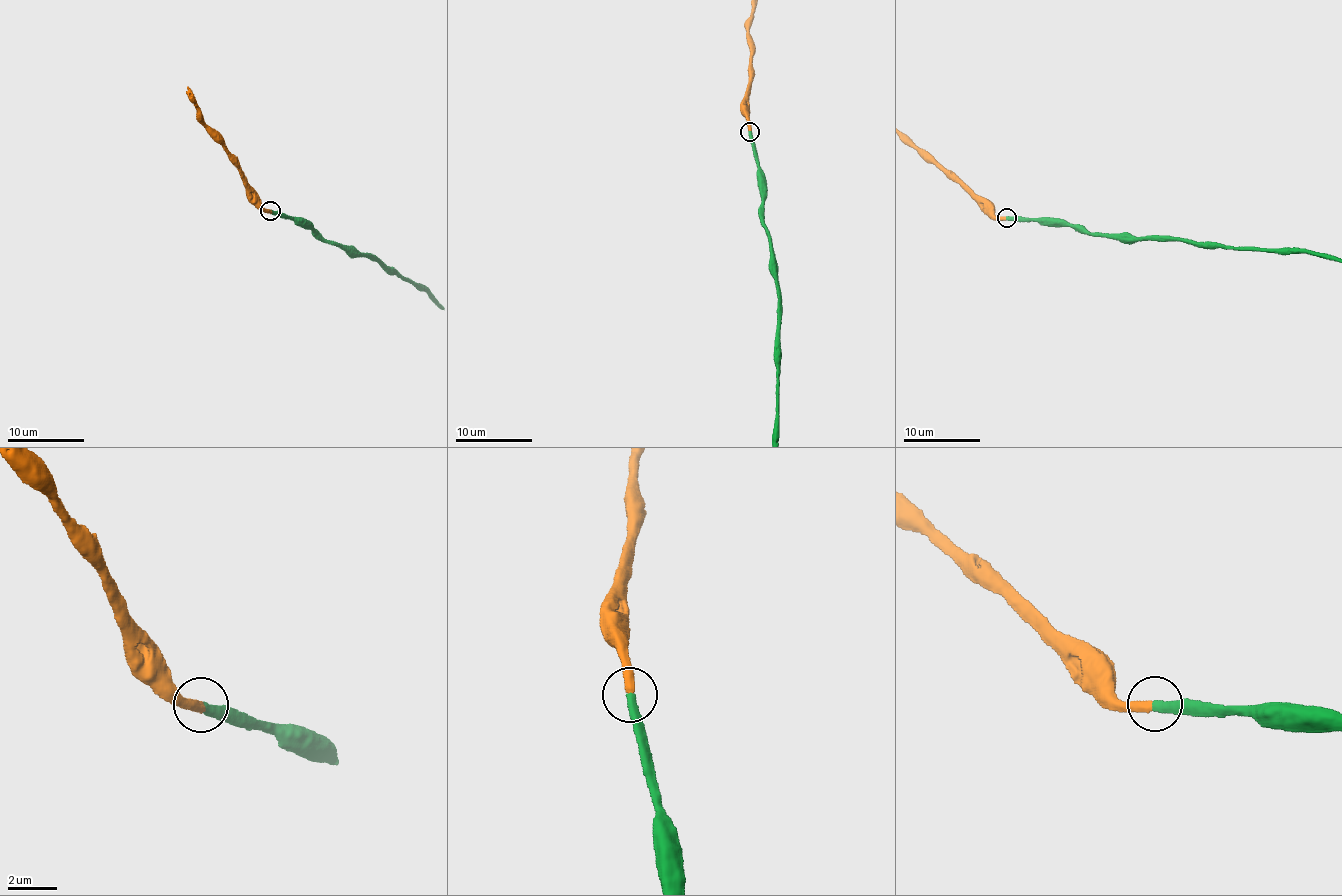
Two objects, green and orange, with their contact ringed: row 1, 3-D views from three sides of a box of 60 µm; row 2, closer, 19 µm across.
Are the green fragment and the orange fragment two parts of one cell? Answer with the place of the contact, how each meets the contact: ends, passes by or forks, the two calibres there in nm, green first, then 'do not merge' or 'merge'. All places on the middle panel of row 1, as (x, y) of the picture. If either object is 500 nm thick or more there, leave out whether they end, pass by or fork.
at (749, 131); green ends there; orange ends there; 380 nm thick on the green side, 400 nm on the other; merge

